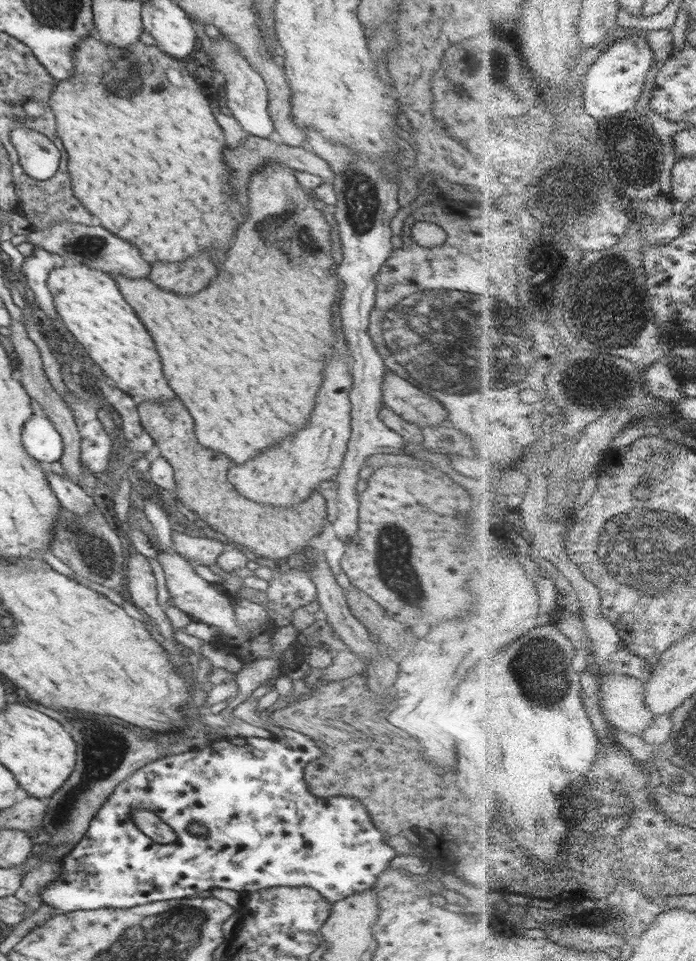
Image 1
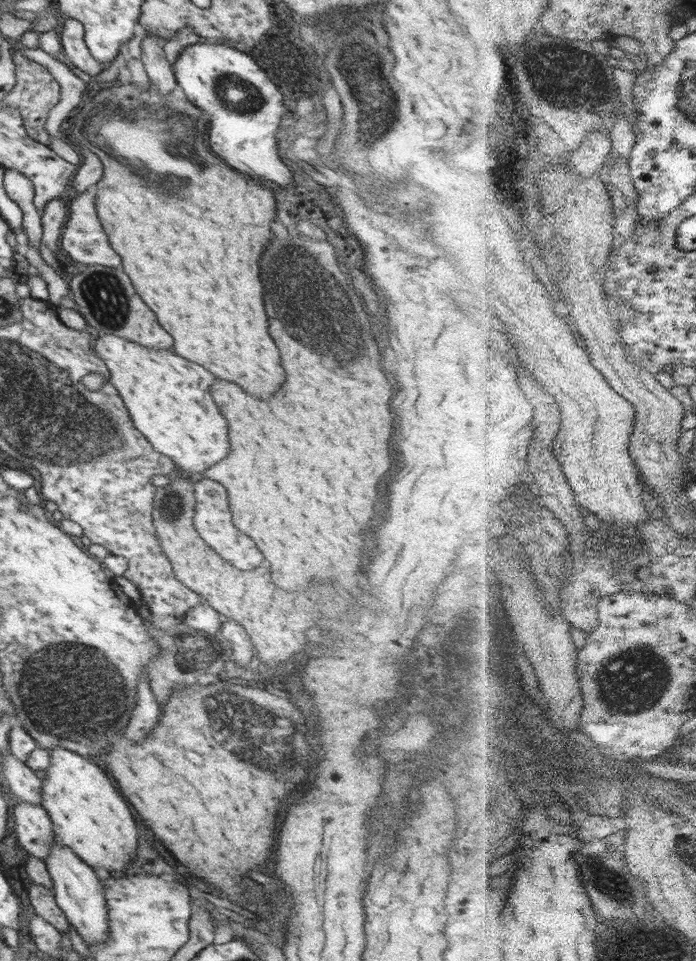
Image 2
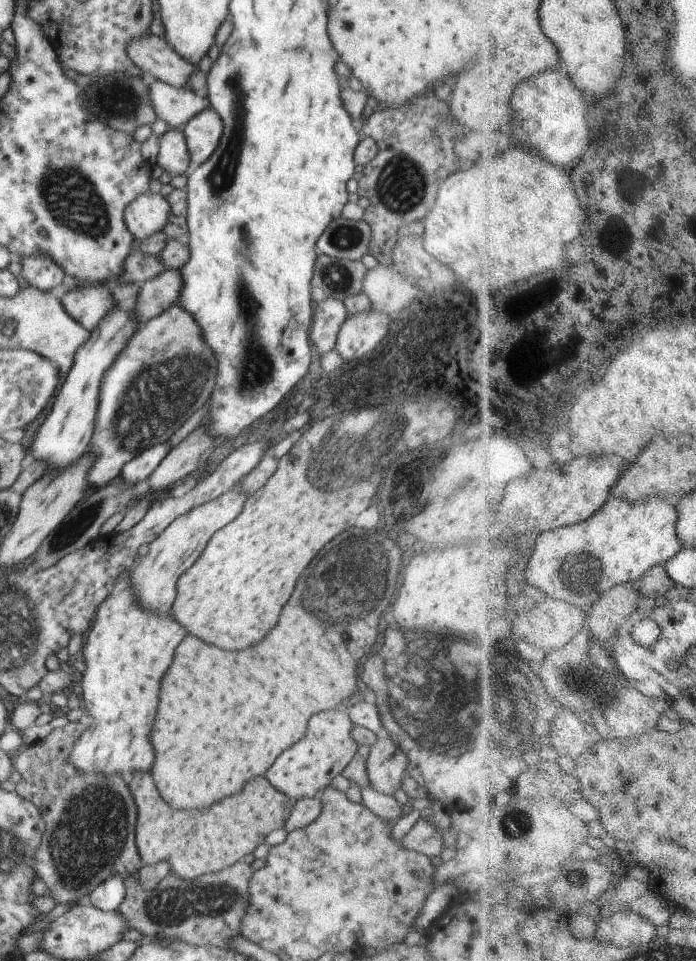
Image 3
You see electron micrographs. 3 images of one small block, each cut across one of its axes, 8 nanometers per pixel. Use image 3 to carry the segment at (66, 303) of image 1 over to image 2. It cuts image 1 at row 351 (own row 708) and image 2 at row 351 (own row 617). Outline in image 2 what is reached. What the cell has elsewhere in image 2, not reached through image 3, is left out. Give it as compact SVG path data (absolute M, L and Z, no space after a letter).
M97 333L93 346L108 367L110 383L121 396L134 426L154 450L172 459L181 472L196 479L228 456L228 420L210 396L214 376L208 370L168 350L150 350L116 334Z

